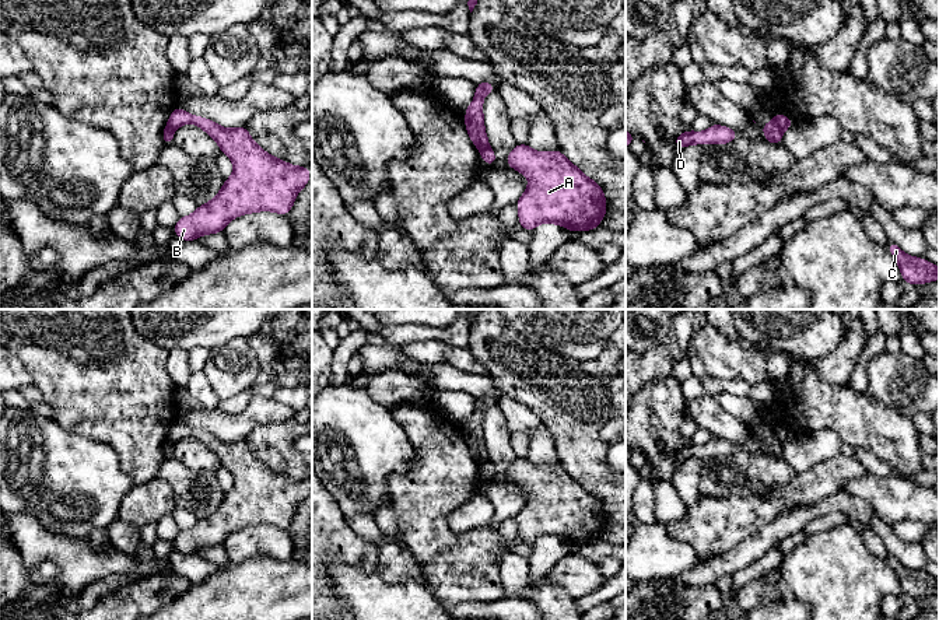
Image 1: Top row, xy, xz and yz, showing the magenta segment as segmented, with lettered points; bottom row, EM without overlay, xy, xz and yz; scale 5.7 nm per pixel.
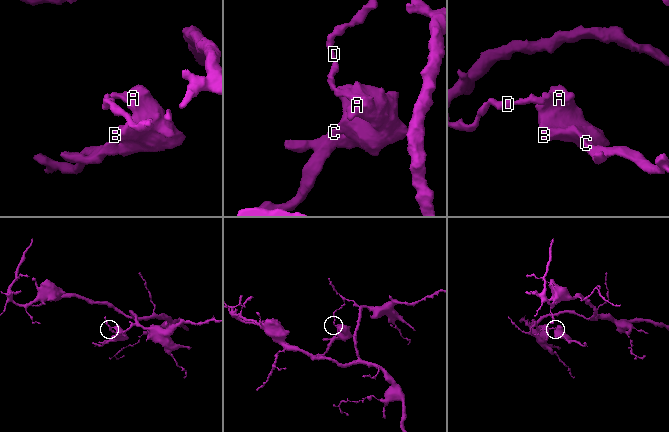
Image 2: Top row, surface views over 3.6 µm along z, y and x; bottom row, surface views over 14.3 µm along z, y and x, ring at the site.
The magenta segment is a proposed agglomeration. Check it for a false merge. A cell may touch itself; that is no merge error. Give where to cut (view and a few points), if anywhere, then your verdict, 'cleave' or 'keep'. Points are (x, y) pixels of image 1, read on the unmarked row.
cut in yz along (774, 434), (782, 442); cleave

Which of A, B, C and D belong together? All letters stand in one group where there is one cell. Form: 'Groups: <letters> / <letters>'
Groups: A B C / D

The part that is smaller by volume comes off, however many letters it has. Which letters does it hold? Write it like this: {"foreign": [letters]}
{"foreign": ["A", "B", "C"]}

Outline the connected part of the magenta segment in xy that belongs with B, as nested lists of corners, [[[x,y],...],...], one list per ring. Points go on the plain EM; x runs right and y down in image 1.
[[[175,421],[168,438],[175,444],[193,437],[210,448],[234,476],[234,487],[218,508],[188,530],[179,530],[175,549],[196,554],[204,547],[223,546],[232,532],[256,525],[287,529],[297,507],[311,494],[305,479],[292,480],[263,465],[249,449],[246,439],[224,442],[216,435]]]

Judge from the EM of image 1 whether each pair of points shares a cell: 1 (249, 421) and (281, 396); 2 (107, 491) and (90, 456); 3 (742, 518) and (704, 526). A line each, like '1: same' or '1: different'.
1: different
2: same
3: same

